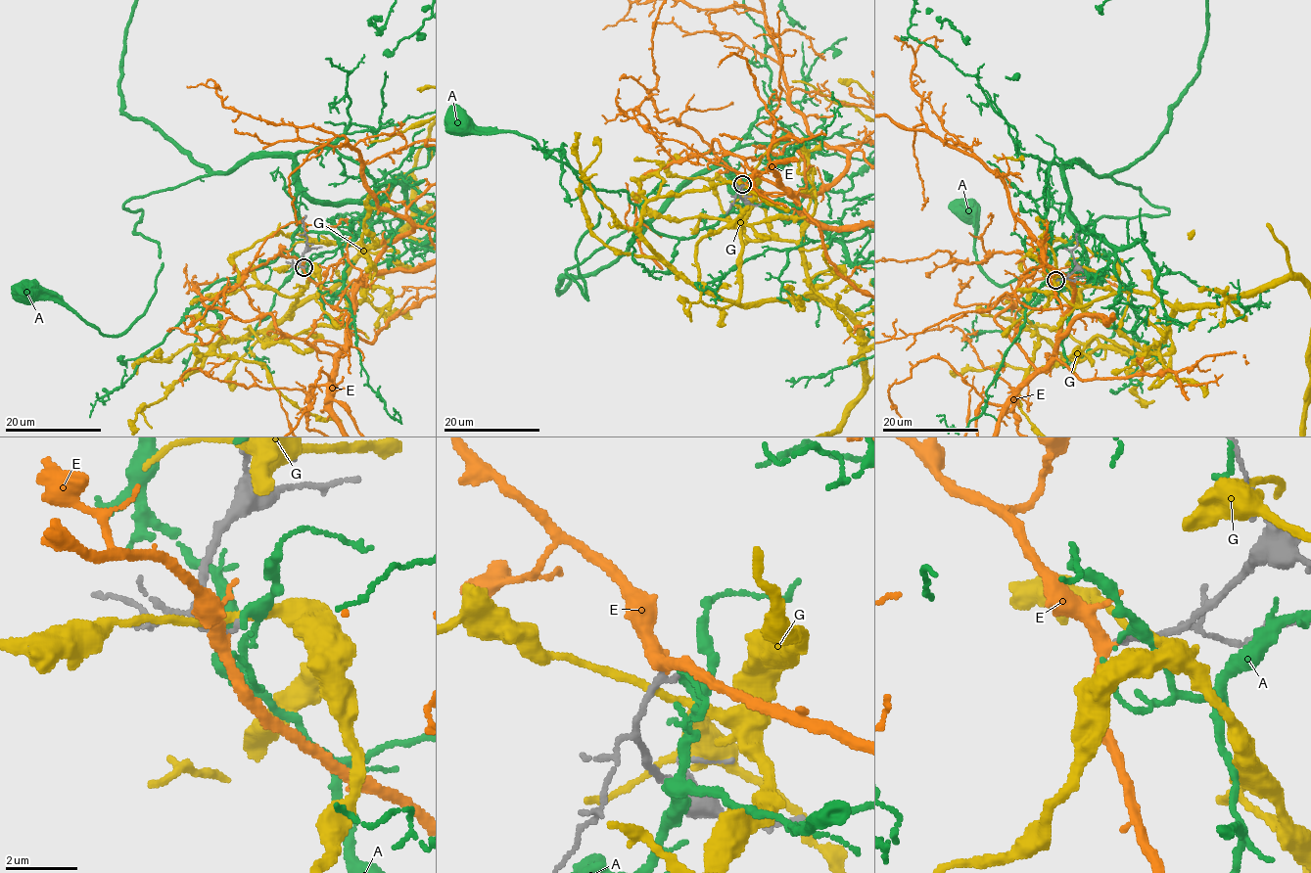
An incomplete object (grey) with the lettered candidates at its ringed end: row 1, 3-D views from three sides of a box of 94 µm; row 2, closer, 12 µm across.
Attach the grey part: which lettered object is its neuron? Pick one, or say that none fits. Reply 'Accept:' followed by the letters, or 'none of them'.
Accept: E

